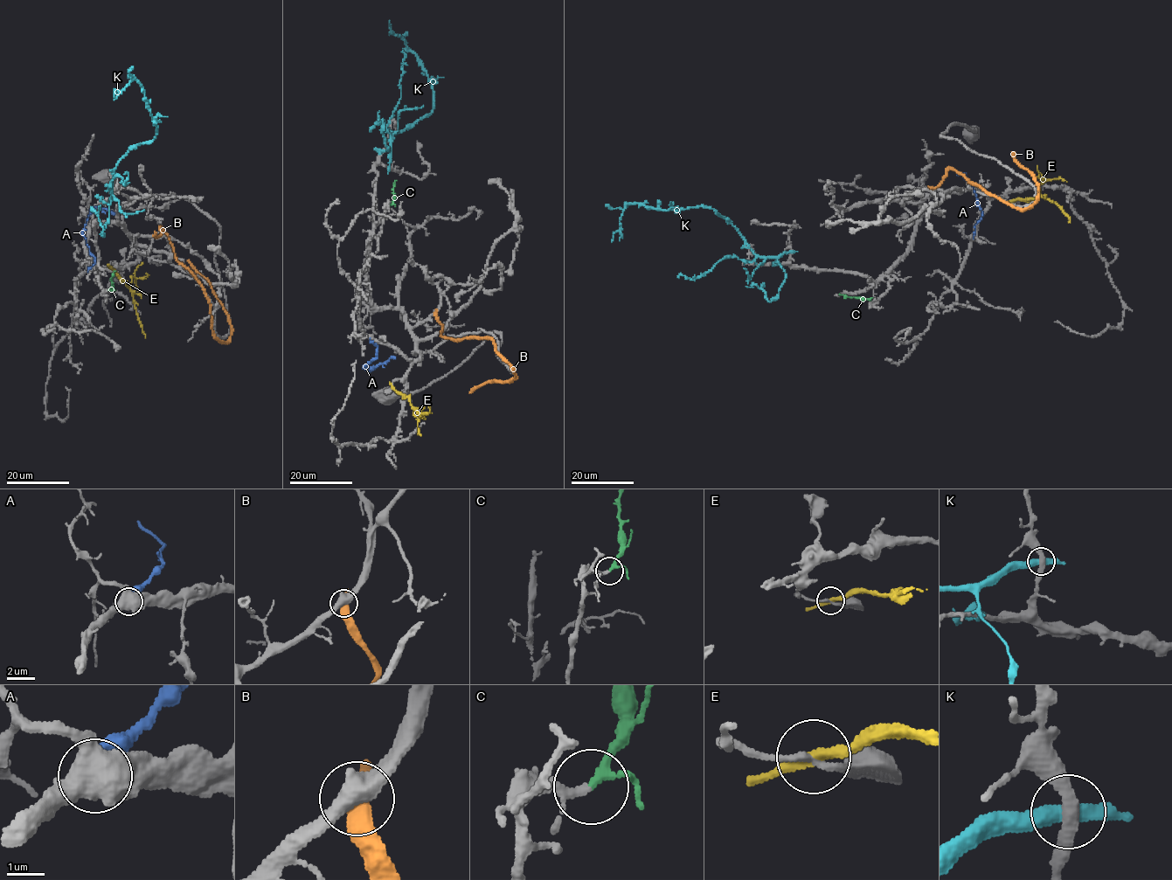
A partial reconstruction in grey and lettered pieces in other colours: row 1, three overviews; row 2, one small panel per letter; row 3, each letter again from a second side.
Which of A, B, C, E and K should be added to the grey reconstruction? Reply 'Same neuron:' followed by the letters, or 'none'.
Same neuron: C

